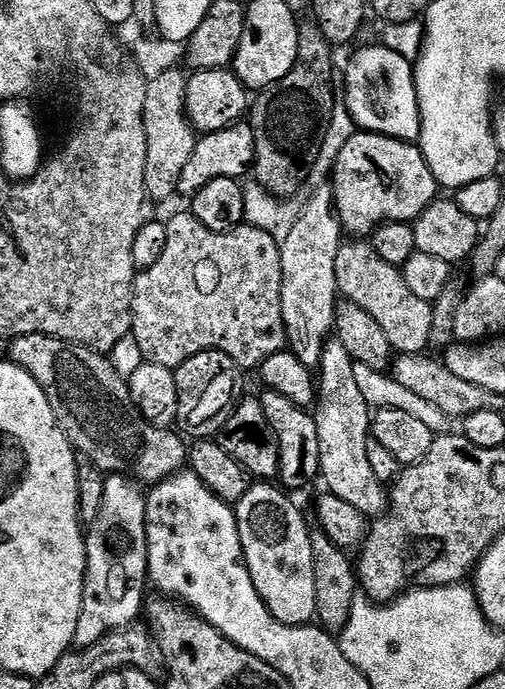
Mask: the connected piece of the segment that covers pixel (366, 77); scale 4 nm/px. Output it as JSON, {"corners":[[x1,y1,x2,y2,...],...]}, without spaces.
{"corners":[[380,44,358,49,344,72,342,96,348,99,348,112,363,131,395,140,419,141,420,107,416,97,414,64,402,53,392,48,383,48]]}

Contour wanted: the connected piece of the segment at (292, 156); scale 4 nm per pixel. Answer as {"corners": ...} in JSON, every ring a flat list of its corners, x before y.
{"corners":[[301,23,298,58,290,74,263,89,251,105,250,123,256,147,254,180,271,196,295,197,295,192,304,183,309,183,312,167,326,138,332,110,338,104,338,88,332,85,332,53,333,46,315,23]]}

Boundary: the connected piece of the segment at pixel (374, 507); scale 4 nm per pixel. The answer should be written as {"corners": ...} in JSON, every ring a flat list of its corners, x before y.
{"corners":[[325,343,318,365,318,391,315,393,314,415,318,426,320,476,331,495,350,502,365,518,379,518,389,511,390,496,385,485,374,478,366,446,372,431,373,409,362,398,362,389,354,378,356,363,346,354,346,346]]}

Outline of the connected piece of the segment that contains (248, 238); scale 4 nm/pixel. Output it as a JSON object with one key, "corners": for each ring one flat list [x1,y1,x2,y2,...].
{"corners":[[188,210,168,218,165,224,165,252,155,265,141,269,132,285,130,334,138,343,145,363,175,370,194,354,216,351,226,354,238,368,254,370,270,355,283,351,287,336,281,306,280,242,249,224,228,232,207,230]]}

